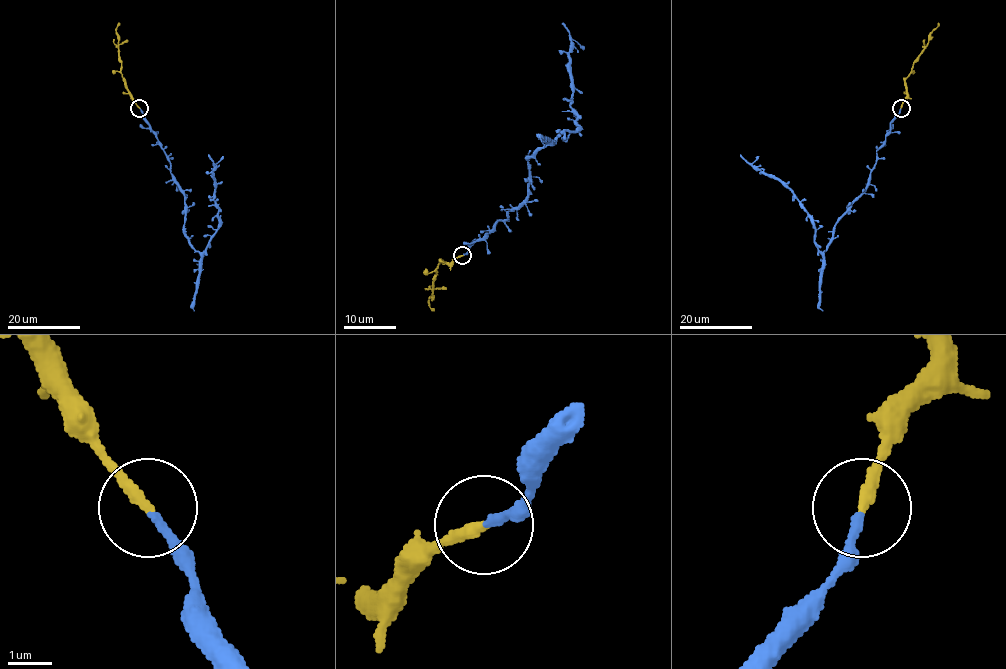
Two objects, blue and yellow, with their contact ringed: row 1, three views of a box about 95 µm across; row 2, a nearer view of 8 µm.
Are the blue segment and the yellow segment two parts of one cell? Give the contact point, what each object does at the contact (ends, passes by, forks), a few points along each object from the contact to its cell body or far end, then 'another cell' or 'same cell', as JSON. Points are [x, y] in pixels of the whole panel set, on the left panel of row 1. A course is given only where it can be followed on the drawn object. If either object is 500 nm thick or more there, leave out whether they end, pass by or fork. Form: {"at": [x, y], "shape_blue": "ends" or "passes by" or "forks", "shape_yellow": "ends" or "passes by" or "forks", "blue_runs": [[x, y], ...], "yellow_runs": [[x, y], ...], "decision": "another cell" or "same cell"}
{"at": [139, 108], "shape_blue": "ends", "shape_yellow": "ends", "blue_runs": [[139, 108], [184, 196], [184, 233], [200, 252], [217, 230], [218, 218], [213, 199], [214, 163], [208, 155]], "yellow_runs": [[139, 107], [121, 71], [116, 32], [120, 23]], "decision": "same cell"}

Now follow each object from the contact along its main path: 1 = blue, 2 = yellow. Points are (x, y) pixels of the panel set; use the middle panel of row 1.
1: (462, 255), (527, 196), (527, 159), (563, 130), (577, 128), (577, 116), (569, 107), (571, 35), (561, 23)
2: (462, 255), (453, 262), (442, 261), (436, 269), (429, 299), (429, 306), (434, 311)

